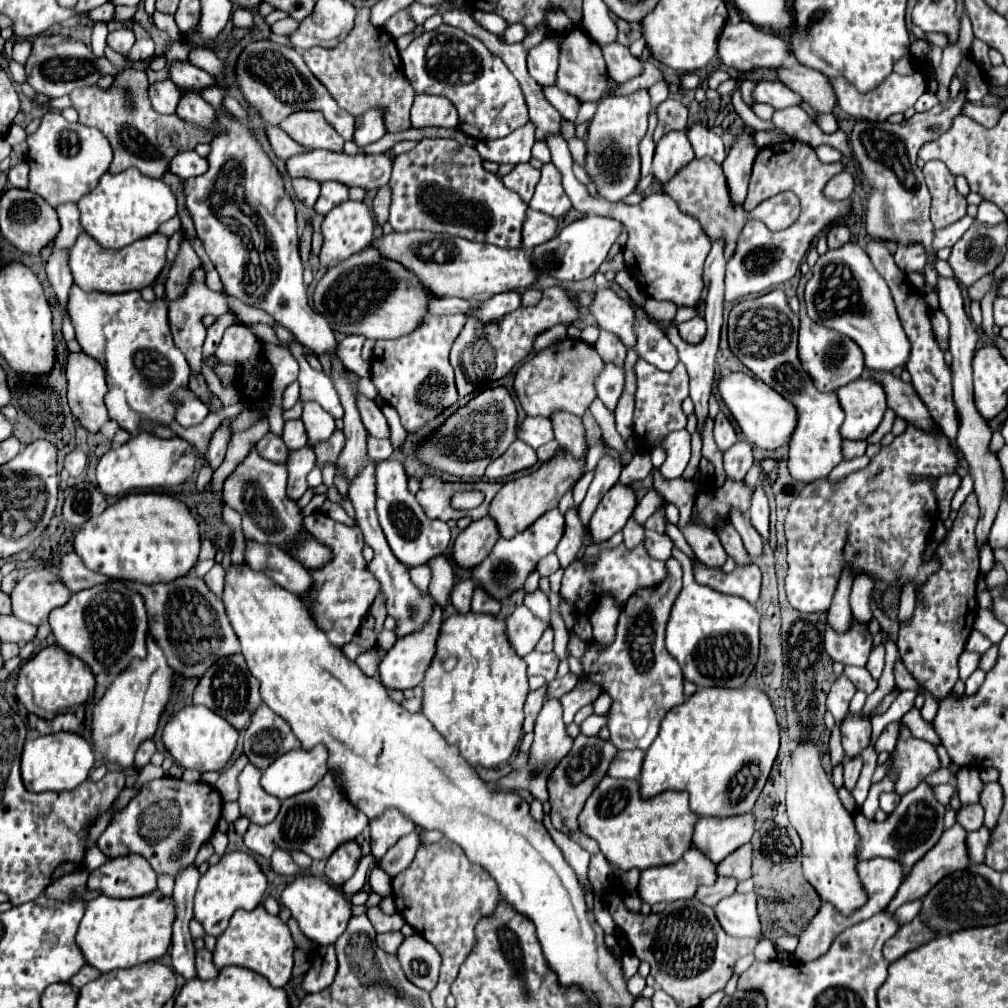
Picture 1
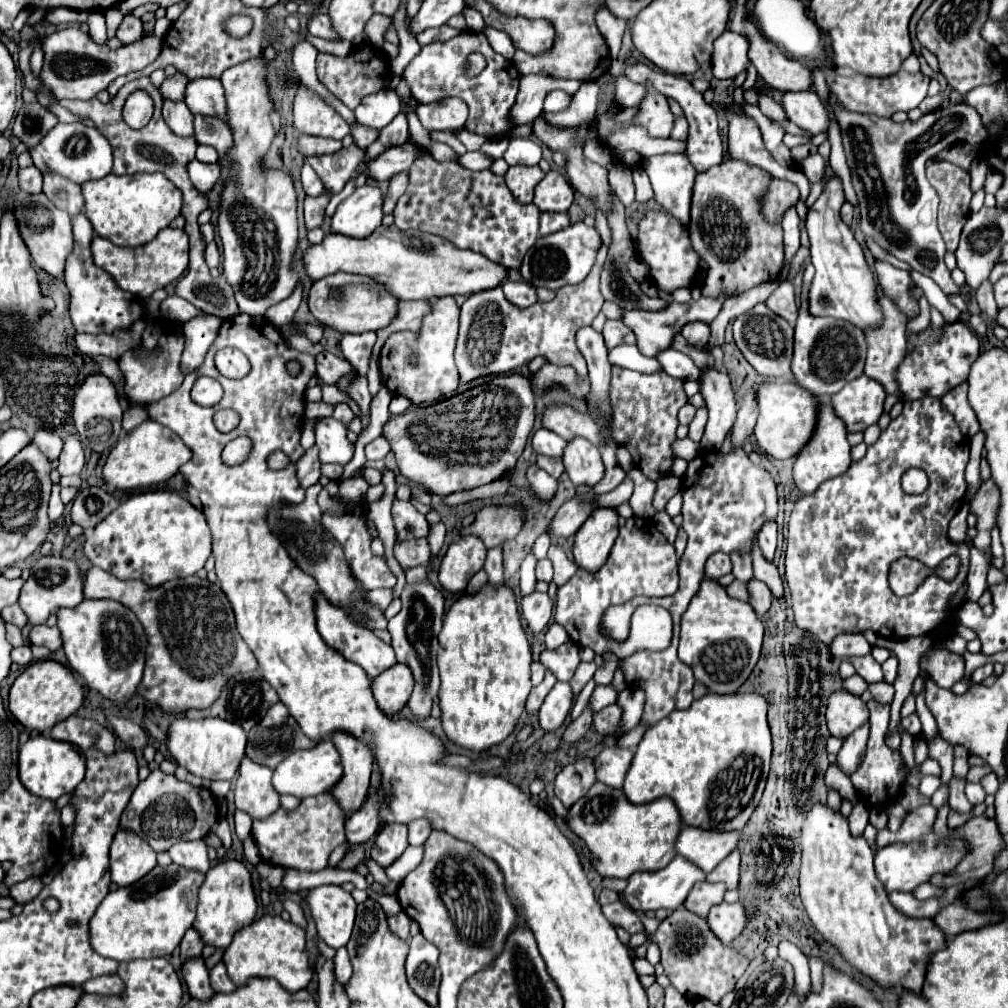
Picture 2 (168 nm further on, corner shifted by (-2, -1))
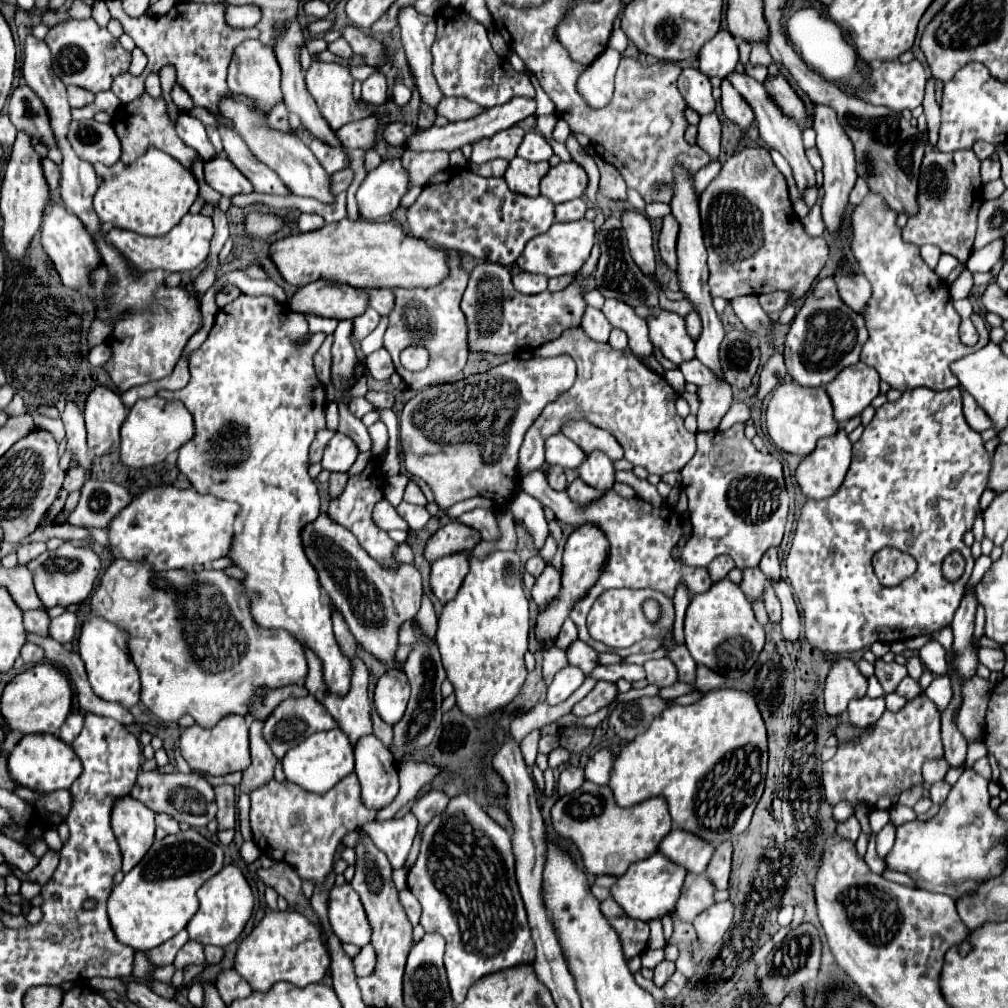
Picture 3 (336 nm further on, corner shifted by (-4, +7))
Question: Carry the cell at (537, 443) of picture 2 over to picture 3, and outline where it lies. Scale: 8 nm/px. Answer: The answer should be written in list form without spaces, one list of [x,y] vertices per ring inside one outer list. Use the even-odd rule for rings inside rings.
[[[552,435],[546,441],[546,461],[560,465],[562,469],[578,469],[580,463],[586,459],[584,451],[576,447],[566,435]]]

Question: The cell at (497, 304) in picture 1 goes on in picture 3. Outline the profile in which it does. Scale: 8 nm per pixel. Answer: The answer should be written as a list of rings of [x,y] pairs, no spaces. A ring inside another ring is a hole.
[[[518,273],[512,277],[512,281],[514,281],[514,287],[524,295],[542,293],[548,287],[546,275],[540,275],[540,273]]]

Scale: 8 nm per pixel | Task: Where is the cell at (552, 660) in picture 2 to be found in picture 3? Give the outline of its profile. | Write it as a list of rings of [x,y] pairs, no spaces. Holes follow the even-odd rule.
[[[584,641],[572,643],[572,647],[568,647],[566,651],[568,651],[570,665],[580,667],[584,673],[590,673],[592,669],[598,667],[598,653],[590,645],[586,645]]]

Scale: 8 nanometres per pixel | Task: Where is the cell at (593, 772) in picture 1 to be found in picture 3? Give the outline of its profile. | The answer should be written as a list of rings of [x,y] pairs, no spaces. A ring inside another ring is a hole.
[[[566,767],[566,769],[560,773],[556,791],[558,791],[558,795],[568,795],[568,793],[576,791],[582,783],[584,783],[584,771],[578,769],[578,767]]]

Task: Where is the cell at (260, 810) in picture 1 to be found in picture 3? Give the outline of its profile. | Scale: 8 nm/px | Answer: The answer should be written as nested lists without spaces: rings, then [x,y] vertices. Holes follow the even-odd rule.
[[[252,719],[250,721],[250,755],[252,755],[252,765],[244,771],[244,779],[240,783],[240,791],[248,793],[256,783],[264,783],[264,779],[274,777],[274,767],[278,759],[274,757],[270,745],[266,743],[262,735],[264,721],[262,719]]]

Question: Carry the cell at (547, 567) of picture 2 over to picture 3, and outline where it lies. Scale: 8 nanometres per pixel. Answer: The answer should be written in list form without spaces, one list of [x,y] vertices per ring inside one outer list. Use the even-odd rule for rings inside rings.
[[[530,557],[528,561],[526,561],[526,571],[530,573],[530,575],[534,575],[534,577],[538,577],[540,573],[542,573],[542,569],[546,567],[546,561],[542,559],[542,557]]]

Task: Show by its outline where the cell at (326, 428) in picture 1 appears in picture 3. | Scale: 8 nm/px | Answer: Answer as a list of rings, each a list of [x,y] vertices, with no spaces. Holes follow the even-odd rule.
[[[336,433],[328,447],[324,449],[324,457],[322,457],[322,467],[330,473],[346,473],[352,463],[356,461],[358,449],[350,439],[344,439],[344,435]]]

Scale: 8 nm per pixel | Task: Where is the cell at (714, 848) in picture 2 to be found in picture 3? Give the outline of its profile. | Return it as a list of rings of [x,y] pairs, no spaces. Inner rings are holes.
[[[672,829],[658,845],[658,851],[688,873],[704,873],[714,847],[710,843],[700,843],[700,839],[692,839],[686,831]]]

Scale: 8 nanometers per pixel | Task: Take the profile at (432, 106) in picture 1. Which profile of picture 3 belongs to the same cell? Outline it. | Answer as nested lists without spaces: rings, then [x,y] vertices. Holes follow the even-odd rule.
[[[444,97],[438,107],[438,115],[446,117],[448,121],[466,121],[480,115],[482,111],[484,107],[480,107],[478,103],[470,103],[468,99],[448,99],[448,97]]]

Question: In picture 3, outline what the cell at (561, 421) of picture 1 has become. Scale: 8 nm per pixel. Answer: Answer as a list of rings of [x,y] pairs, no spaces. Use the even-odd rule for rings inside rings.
[[[588,455],[586,461],[578,467],[578,475],[582,477],[584,483],[588,483],[594,489],[608,491],[614,485],[614,467],[612,461],[606,455]]]

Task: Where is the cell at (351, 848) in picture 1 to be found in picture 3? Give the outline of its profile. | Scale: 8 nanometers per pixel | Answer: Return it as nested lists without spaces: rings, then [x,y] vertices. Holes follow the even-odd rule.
[[[374,733],[360,737],[354,753],[364,805],[382,809],[392,803],[398,795],[398,767],[392,753]]]

